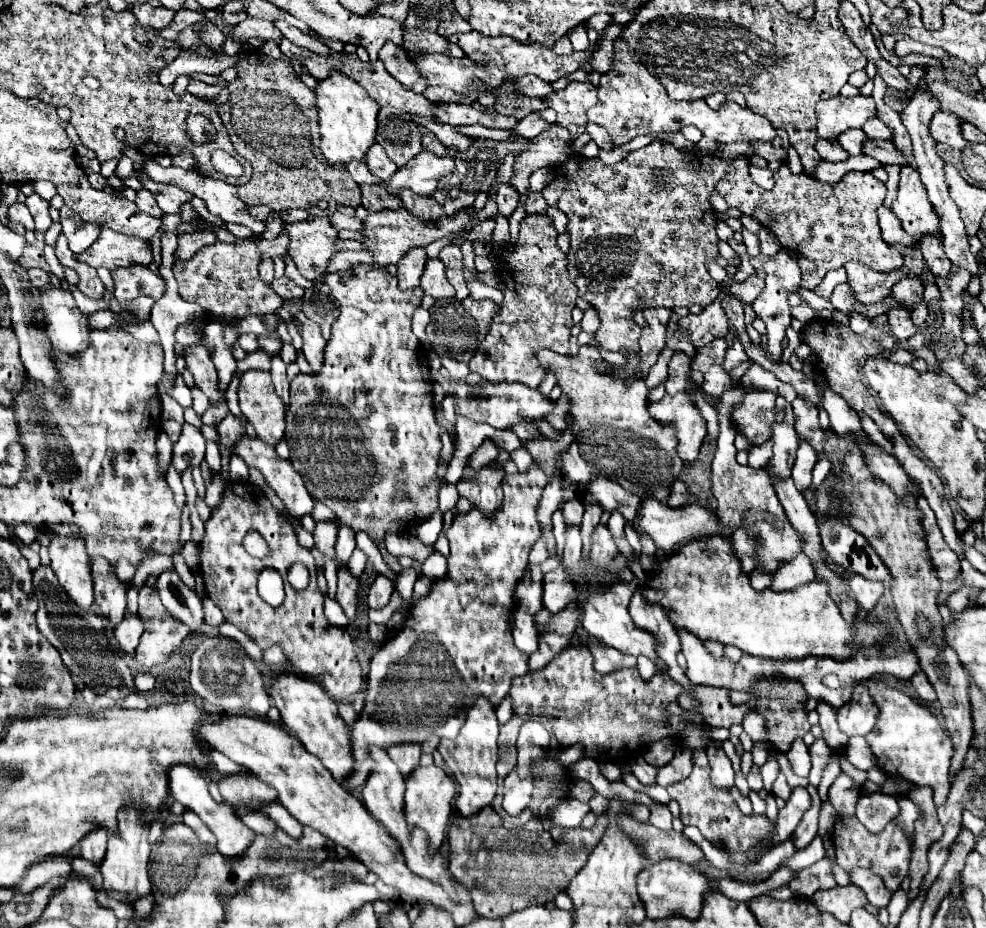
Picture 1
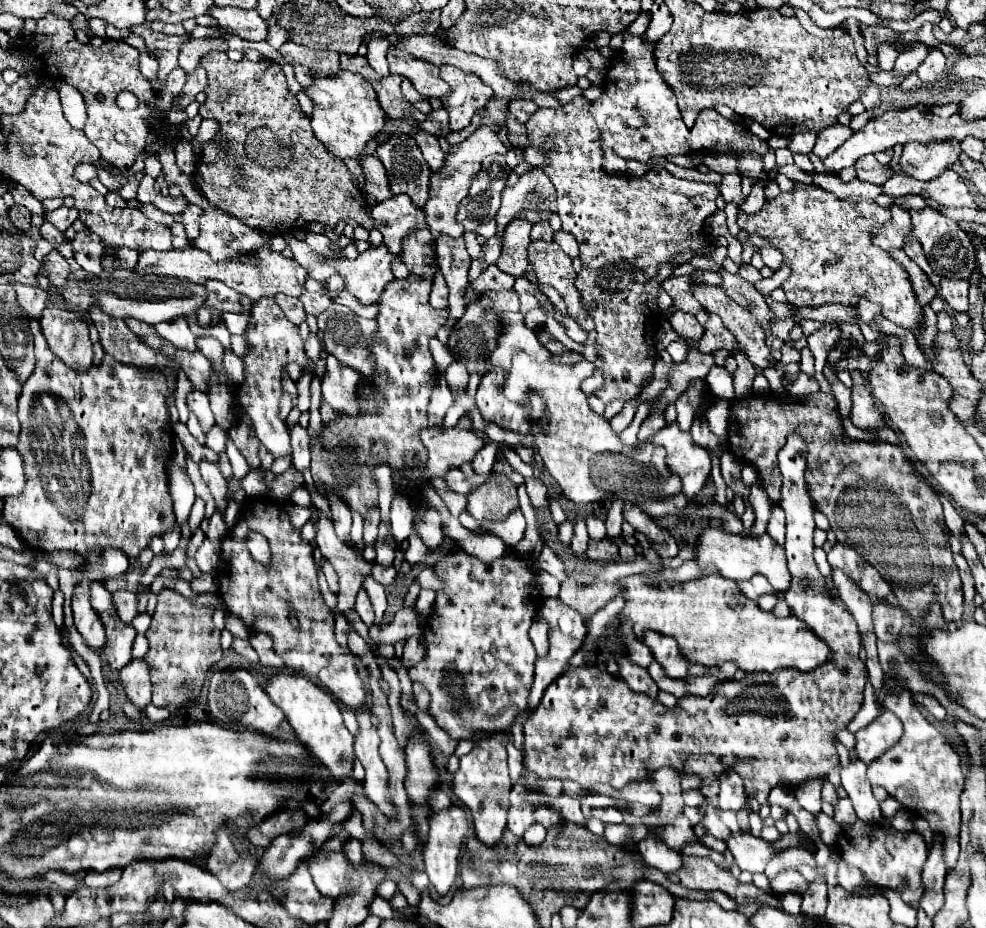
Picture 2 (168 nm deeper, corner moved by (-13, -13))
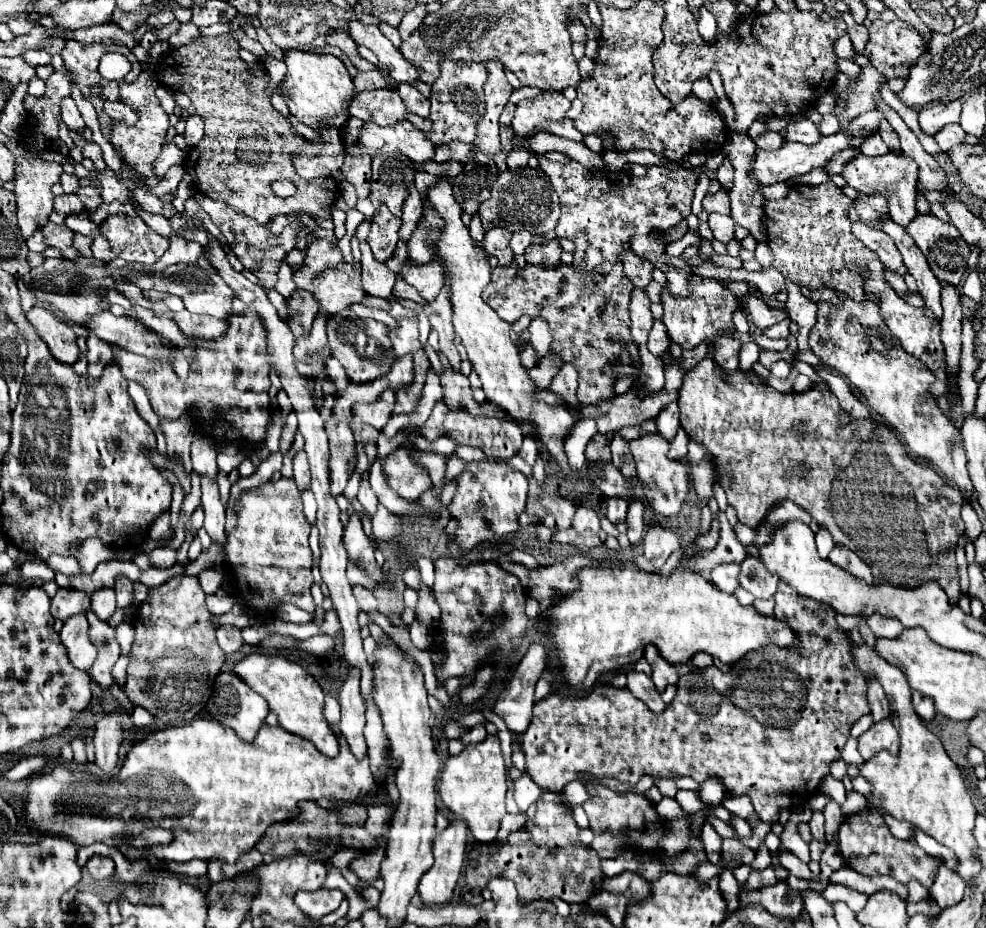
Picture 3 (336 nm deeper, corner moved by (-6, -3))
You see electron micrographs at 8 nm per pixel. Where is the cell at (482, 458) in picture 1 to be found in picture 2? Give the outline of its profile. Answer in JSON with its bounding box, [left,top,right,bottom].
[443,469,485,495]

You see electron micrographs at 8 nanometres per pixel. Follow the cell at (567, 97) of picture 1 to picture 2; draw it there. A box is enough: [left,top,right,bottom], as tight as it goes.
[525,97,719,403]

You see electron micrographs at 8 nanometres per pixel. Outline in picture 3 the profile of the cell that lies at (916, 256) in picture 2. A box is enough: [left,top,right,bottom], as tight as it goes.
[842,151,918,227]

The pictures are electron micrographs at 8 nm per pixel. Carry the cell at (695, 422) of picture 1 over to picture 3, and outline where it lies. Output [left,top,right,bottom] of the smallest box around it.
[630,433,690,515]

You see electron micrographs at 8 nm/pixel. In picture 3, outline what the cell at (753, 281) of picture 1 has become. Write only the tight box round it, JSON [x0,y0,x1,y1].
[884,269,908,296]

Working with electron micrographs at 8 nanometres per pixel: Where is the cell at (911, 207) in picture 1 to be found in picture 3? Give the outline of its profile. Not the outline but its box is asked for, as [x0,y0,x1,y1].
[906,213,970,285]

